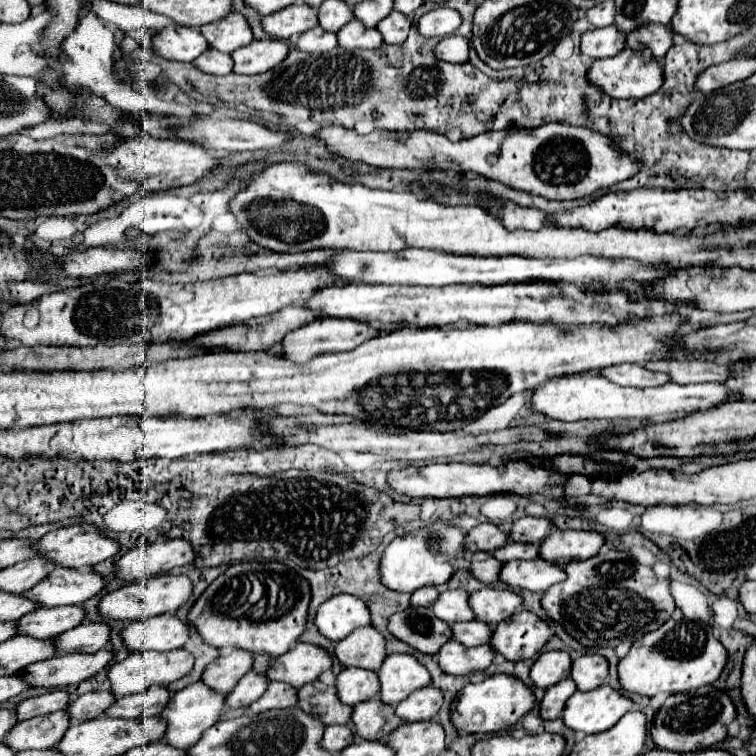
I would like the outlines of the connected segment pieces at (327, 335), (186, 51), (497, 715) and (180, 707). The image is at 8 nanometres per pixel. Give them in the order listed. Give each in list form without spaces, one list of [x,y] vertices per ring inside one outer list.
[[[319,317],[317,321],[287,333],[283,339],[283,353],[287,353],[287,357],[291,357],[291,361],[295,361],[295,363],[303,363],[303,361],[309,361],[317,353],[333,353],[333,351],[353,349],[355,345],[361,345],[363,341],[369,341],[377,335],[379,335],[377,325],[371,325],[365,321],[351,321],[351,319],[339,319],[339,317]]]
[[[167,25],[163,31],[151,37],[149,49],[165,59],[195,61],[209,49],[209,45],[199,29],[183,25]]]
[[[495,673],[477,685],[467,685],[459,691],[455,709],[451,707],[451,721],[465,733],[499,733],[515,725],[535,705],[535,695],[521,679],[505,673]]]
[[[203,681],[191,683],[185,689],[173,693],[171,701],[167,703],[167,707],[161,713],[161,717],[167,721],[167,737],[165,737],[165,741],[171,743],[173,747],[179,747],[179,749],[193,747],[209,727],[213,727],[215,723],[221,721],[221,715],[227,709],[225,697],[227,697],[225,693],[217,693],[215,689],[209,689],[209,685],[205,685]]]

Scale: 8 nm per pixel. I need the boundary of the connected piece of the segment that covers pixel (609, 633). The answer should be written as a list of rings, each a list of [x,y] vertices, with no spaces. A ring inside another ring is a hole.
[[[601,551],[587,561],[573,561],[565,567],[567,581],[553,585],[541,599],[541,605],[551,619],[561,623],[565,631],[575,637],[585,647],[617,647],[625,639],[639,639],[655,629],[659,629],[675,611],[675,601],[669,591],[669,579],[657,579],[653,569],[637,563],[623,551]]]

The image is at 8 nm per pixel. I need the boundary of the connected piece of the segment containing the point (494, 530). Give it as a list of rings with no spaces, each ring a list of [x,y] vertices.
[[[485,521],[485,523],[479,523],[477,527],[473,527],[469,531],[467,541],[465,541],[465,547],[467,547],[469,553],[473,553],[473,551],[493,553],[499,547],[503,547],[507,541],[509,541],[509,531],[501,529],[495,523]]]

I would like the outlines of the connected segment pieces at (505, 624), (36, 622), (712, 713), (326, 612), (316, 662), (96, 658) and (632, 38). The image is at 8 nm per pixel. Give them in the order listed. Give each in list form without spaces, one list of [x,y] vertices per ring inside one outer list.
[[[523,609],[521,613],[515,613],[507,621],[501,621],[497,625],[491,637],[491,645],[497,653],[505,655],[505,659],[523,661],[539,653],[549,637],[549,625],[533,611]]]
[[[67,605],[67,607],[41,607],[27,617],[21,617],[17,625],[21,625],[21,635],[31,635],[37,639],[57,637],[85,619],[85,611],[81,605]]]
[[[699,687],[687,693],[675,693],[655,713],[651,739],[657,749],[667,751],[699,751],[721,743],[727,737],[727,727],[737,719],[737,709],[727,691],[715,687]]]
[[[341,593],[331,597],[317,609],[315,625],[327,639],[339,641],[355,629],[371,625],[371,611],[359,597]]]
[[[295,643],[287,653],[271,661],[267,677],[269,681],[285,681],[289,685],[299,685],[301,689],[303,685],[319,679],[331,667],[333,659],[327,649],[309,643]]]
[[[99,649],[97,653],[65,653],[35,665],[29,665],[19,673],[27,683],[35,687],[65,687],[81,683],[97,675],[113,659],[111,649]]]
[[[643,25],[627,35],[627,45],[631,49],[651,49],[653,55],[661,59],[671,49],[673,35],[669,25]]]

